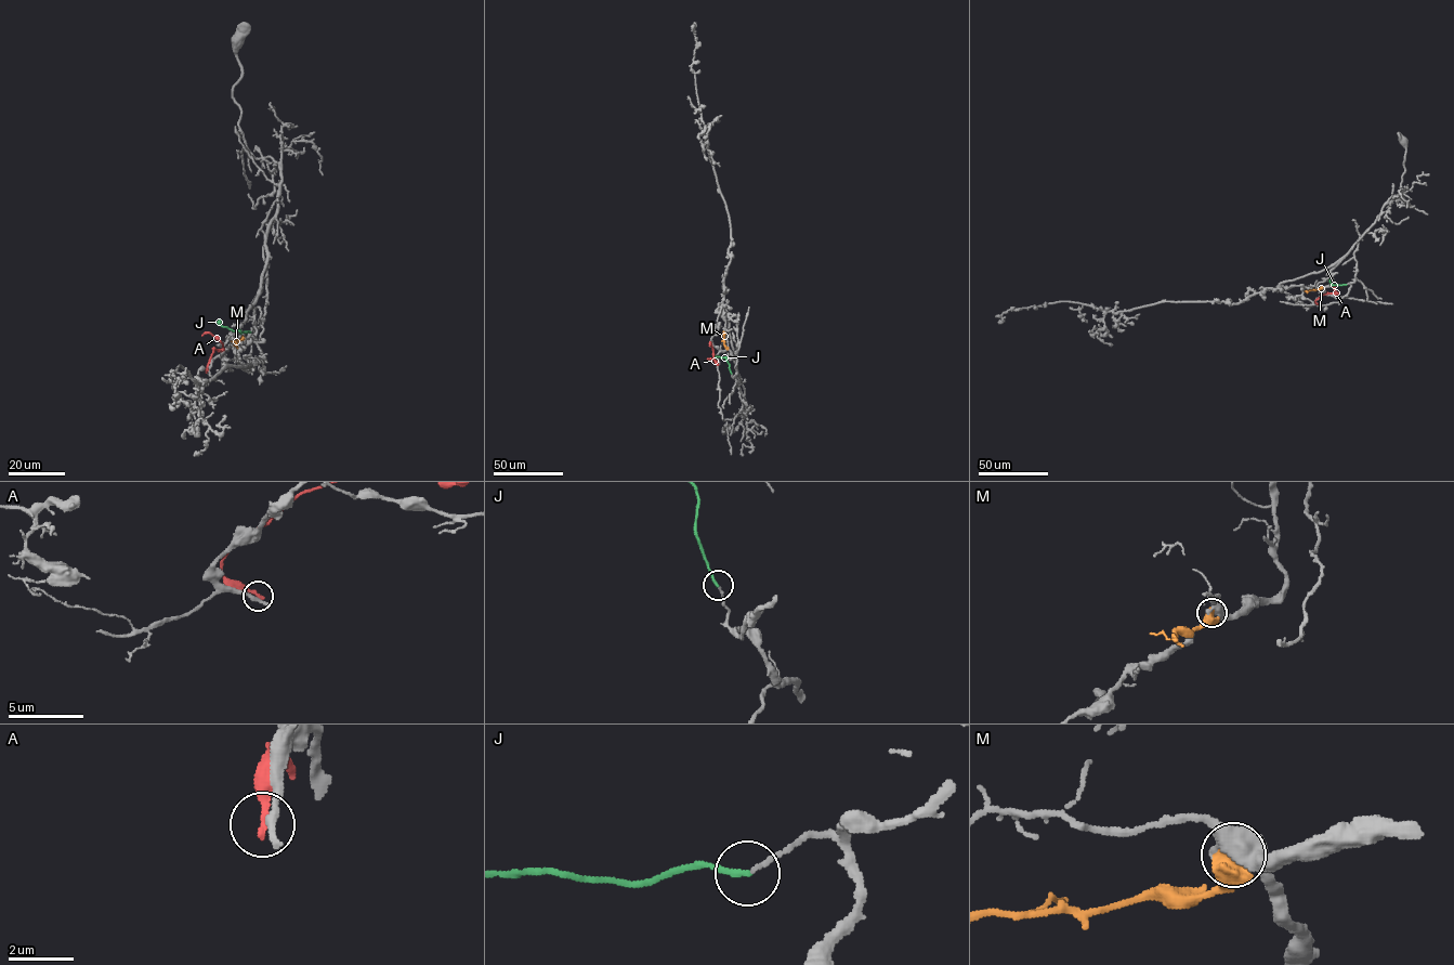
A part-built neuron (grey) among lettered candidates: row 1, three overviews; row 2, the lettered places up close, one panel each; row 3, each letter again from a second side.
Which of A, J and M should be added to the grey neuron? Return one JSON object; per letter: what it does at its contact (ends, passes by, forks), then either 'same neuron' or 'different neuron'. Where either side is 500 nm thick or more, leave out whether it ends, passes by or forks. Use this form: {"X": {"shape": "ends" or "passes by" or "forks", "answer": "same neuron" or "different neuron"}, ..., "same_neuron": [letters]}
{"A": {"shape": "ends", "answer": "different neuron"}, "J": {"shape": "ends", "answer": "different neuron"}, "M": {"answer": "different neuron"}, "same_neuron": []}

